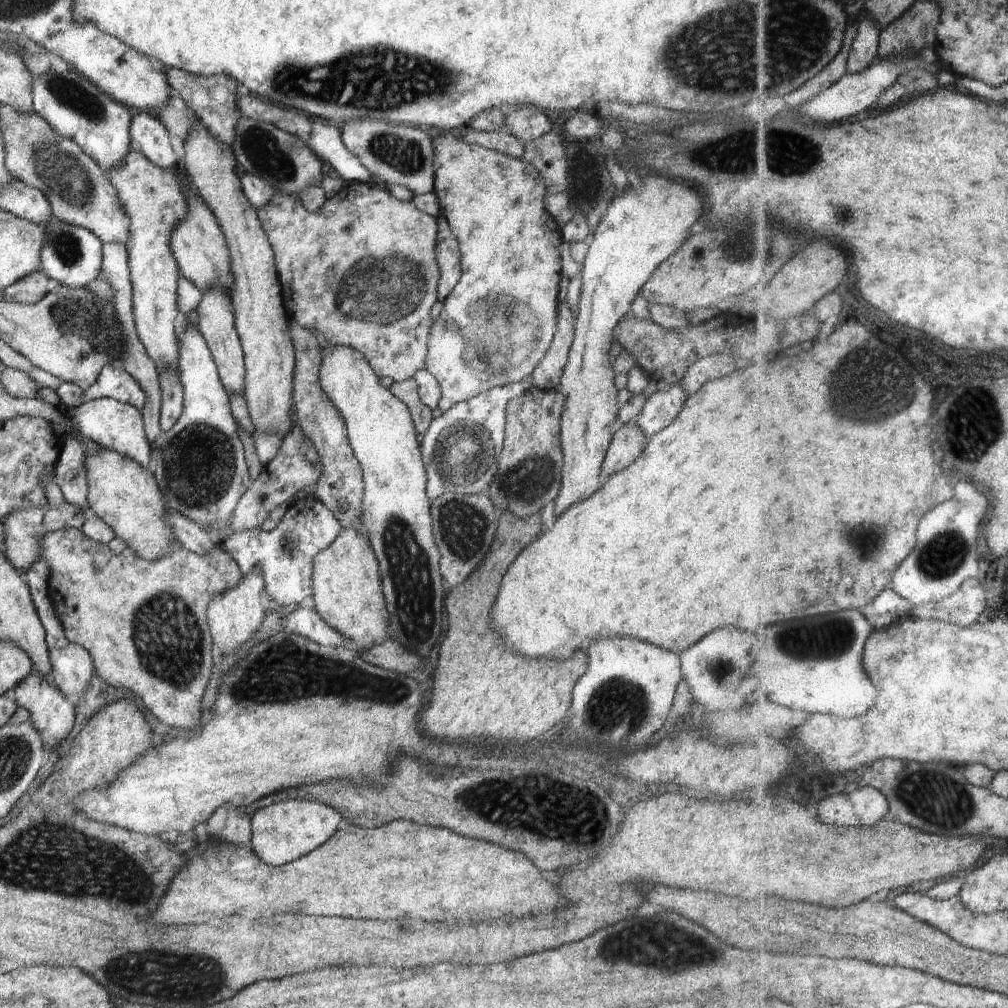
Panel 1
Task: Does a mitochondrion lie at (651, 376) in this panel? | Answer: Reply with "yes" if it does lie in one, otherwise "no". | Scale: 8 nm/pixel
no

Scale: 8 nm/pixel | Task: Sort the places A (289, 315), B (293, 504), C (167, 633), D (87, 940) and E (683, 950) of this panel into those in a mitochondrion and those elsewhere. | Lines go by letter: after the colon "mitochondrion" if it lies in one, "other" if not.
A: other
B: other
C: mitochondrion
D: other
E: mitochondrion

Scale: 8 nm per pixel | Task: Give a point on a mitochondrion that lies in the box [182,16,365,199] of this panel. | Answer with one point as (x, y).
(263, 151)

